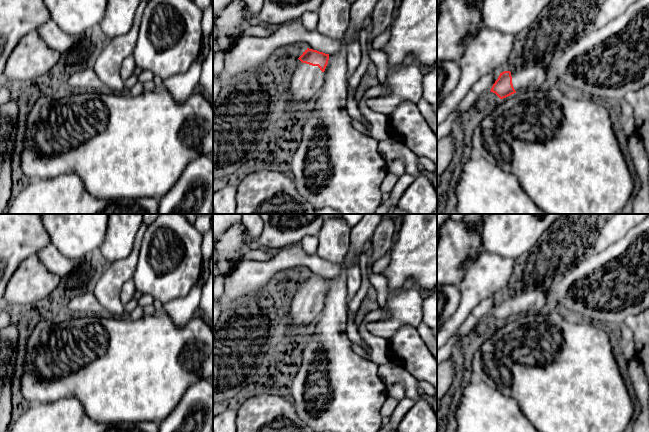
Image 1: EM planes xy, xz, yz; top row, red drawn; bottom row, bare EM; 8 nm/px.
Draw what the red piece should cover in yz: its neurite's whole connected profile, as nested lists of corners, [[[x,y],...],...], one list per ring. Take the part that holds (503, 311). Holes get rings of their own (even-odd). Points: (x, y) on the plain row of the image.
[[[548,287],[518,289],[500,297],[491,312],[500,323],[526,313],[541,313],[549,307]]]

